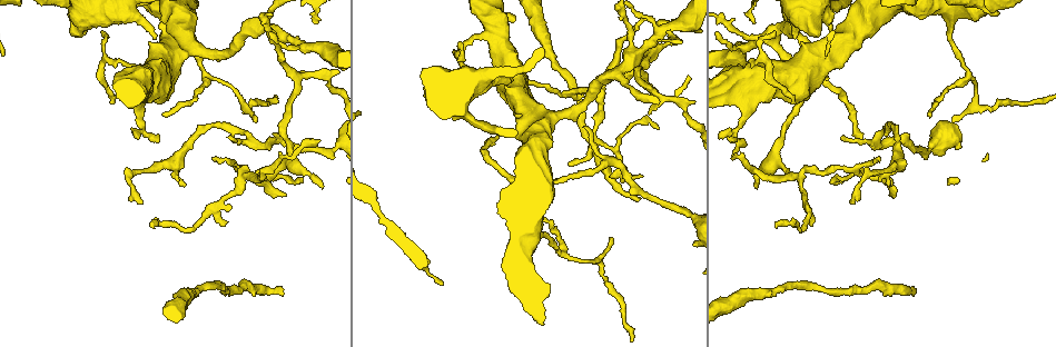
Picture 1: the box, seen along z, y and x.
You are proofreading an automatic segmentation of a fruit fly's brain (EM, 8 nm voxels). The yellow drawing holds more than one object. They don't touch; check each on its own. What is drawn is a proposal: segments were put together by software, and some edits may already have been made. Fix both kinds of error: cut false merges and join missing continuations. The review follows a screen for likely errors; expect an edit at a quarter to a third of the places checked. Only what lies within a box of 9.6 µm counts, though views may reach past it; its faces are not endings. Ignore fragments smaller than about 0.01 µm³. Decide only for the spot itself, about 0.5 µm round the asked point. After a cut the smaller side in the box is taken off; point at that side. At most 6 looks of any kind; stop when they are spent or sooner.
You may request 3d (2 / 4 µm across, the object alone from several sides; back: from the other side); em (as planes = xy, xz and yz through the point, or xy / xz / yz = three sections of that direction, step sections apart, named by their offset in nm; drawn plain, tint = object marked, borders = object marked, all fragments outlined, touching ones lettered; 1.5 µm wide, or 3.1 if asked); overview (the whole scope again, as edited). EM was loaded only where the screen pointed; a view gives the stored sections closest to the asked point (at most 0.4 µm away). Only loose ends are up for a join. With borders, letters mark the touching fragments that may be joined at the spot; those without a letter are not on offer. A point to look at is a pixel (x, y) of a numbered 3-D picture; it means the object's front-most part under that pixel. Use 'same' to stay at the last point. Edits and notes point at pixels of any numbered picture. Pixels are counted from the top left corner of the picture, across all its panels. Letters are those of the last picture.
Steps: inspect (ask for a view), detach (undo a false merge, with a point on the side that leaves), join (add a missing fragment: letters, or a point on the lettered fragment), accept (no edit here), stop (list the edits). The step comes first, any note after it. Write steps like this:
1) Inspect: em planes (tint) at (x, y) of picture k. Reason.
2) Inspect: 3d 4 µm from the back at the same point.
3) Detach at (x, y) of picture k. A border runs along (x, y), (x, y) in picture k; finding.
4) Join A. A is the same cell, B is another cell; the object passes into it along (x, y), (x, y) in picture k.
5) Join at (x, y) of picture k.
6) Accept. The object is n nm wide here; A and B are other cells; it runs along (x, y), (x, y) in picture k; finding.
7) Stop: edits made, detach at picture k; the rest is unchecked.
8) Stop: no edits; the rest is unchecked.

Inspect: 3d 4 µm at (563, 255) of picture 1. Three-way junction.

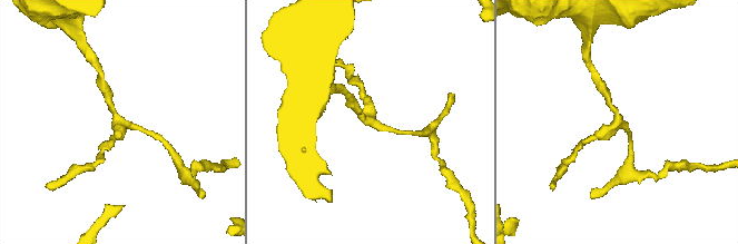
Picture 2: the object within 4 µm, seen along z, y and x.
Inspect: em planes (borders) at (119, 122) of picture 2. Shape alone is not enough.

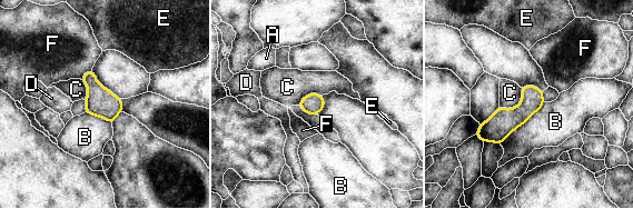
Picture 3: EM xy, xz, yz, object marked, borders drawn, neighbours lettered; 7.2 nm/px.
Accept. The longest contact is with B, 440 nm; A, B, C, D, E and F are other cells; it runs along (540, 93), (516, 117), (480, 135) in picture 3; all the same cell.

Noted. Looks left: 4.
Inspect: 3d 4 µm at (954, 118) of picture 1. Free end.

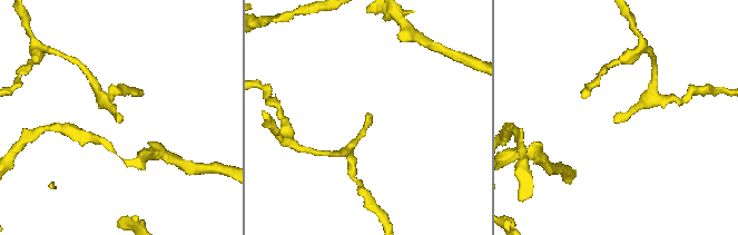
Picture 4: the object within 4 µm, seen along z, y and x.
Inspect: em planes (borders) at (369, 113) of picture 4. Need the tissue.

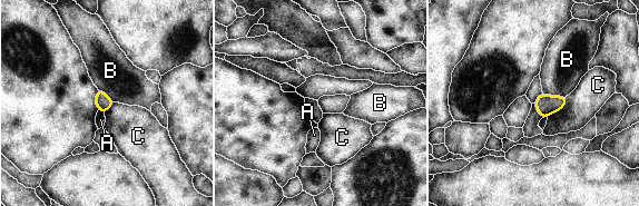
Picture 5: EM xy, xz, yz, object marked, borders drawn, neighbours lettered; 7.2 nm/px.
Accept. The object is 140 nm wide here; A, B and C are other cells; a border runs along (542, 91), (548, 95), (564, 97) in picture 5; no lettered fragment goes on from it.

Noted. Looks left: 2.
Inspect: em xz step 4 (tint) at (914, 287) of picture 1. An open end.

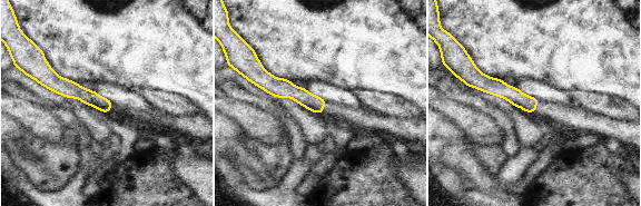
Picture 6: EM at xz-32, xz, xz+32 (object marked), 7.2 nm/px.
Inspect: em planes (borders) at the same point.

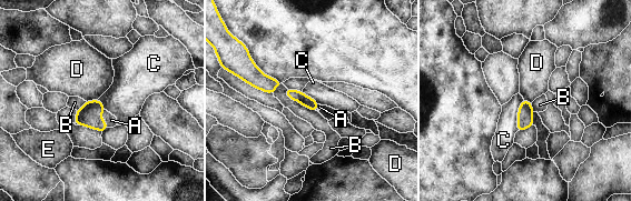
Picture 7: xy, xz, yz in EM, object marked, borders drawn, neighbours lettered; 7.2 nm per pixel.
Join A. A is the same cell, B, C, D and E are other cells; the object passes into it along (90, 114), (100, 118), (111, 120) in picture 7; it goes on there.

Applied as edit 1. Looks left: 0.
Stop: edits made, join at picture 7; the rest is unchecked.

